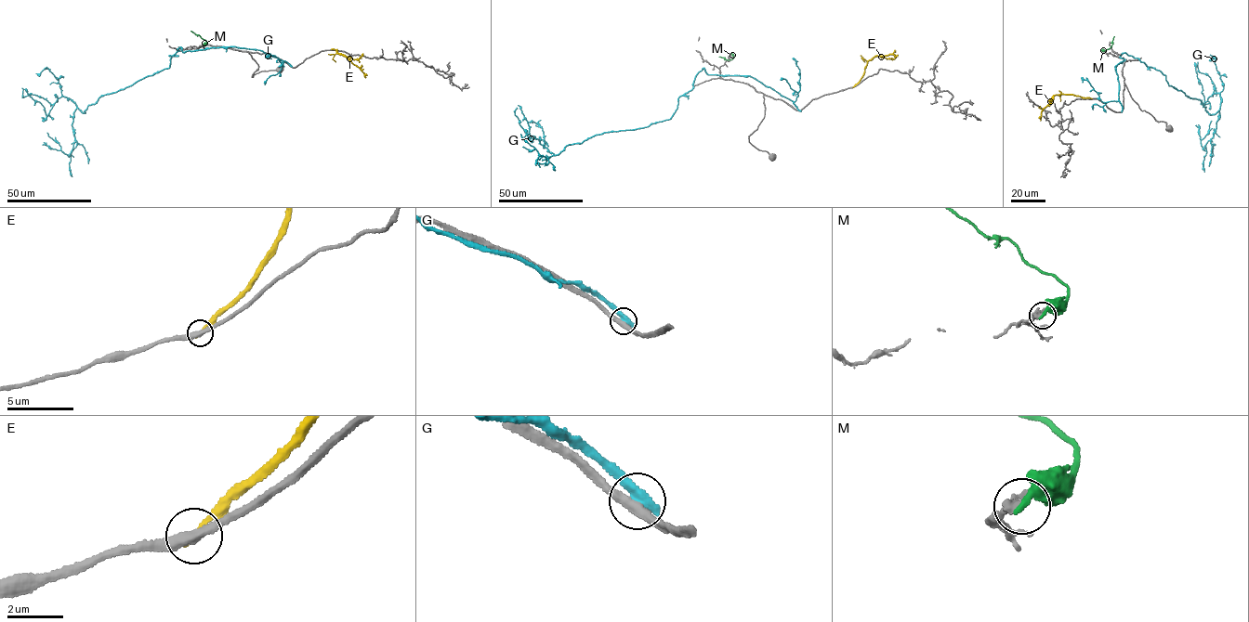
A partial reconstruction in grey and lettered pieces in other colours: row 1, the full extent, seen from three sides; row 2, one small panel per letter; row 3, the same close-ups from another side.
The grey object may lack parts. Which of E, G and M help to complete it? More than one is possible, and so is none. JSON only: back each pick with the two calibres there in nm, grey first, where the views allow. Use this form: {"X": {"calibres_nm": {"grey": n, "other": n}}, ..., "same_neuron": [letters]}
{"same_neuron": []}

